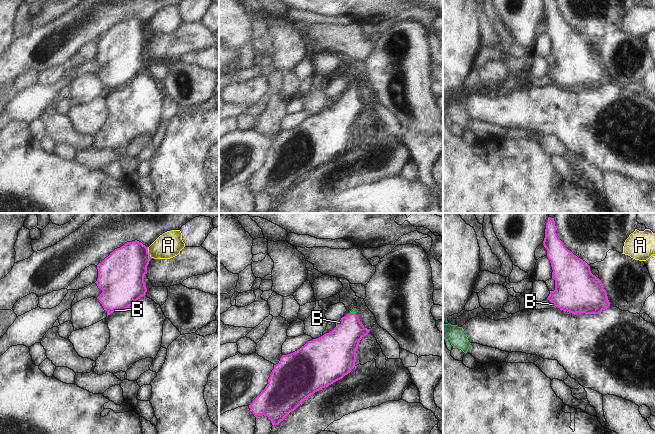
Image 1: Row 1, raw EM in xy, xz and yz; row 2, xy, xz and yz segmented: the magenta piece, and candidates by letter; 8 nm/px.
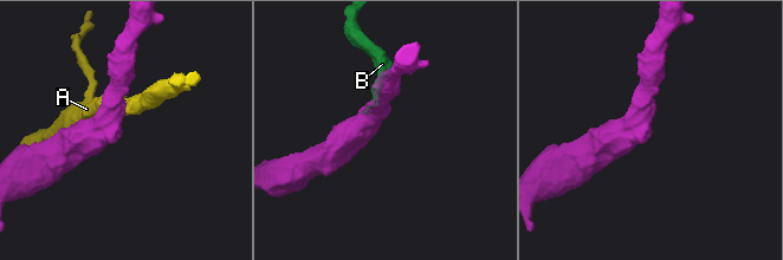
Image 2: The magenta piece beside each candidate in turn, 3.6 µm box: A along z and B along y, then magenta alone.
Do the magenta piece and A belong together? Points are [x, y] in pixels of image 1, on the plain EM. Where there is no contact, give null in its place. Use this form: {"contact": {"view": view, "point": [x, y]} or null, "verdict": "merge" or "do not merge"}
{"contact": {"view": "xy", "point": [147, 28]}, "verdict": "do not merge"}

